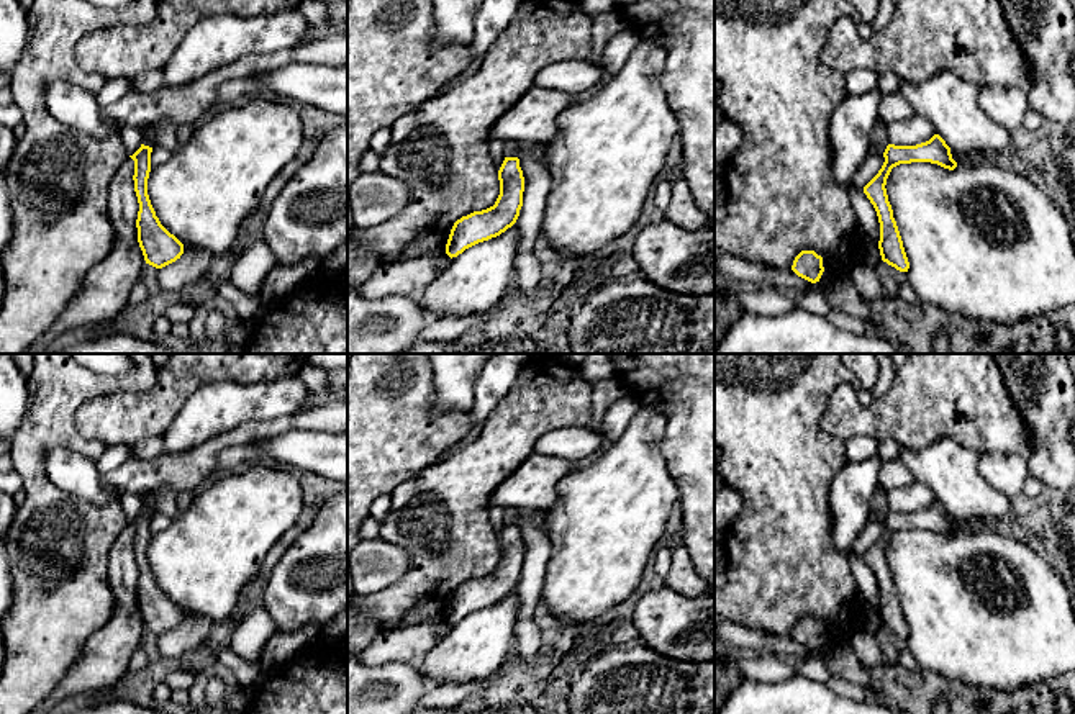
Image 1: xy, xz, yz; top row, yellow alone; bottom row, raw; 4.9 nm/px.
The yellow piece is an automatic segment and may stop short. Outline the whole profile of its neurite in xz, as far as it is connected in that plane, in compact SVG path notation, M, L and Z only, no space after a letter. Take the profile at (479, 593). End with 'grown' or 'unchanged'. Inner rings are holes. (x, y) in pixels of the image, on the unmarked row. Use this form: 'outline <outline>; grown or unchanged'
outline M505 524L498 547L500 562L493 573L474 578L454 590L446 611L446 621L451 626L479 609L500 603L516 590L524 558L524 544L518 524Z; unchanged

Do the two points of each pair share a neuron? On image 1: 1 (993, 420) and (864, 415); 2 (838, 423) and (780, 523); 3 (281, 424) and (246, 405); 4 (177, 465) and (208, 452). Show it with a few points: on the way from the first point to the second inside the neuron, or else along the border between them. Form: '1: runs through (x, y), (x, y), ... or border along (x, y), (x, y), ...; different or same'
1: runs through (961, 424), (956, 426), (947, 418), (897, 418); same
2: border along (831, 395), (823, 428), (844, 441); different
3: border along (303, 406), (292, 415), (246, 421), (235, 429); different
4: runs through (185, 465), (195, 465), (200, 460); same

